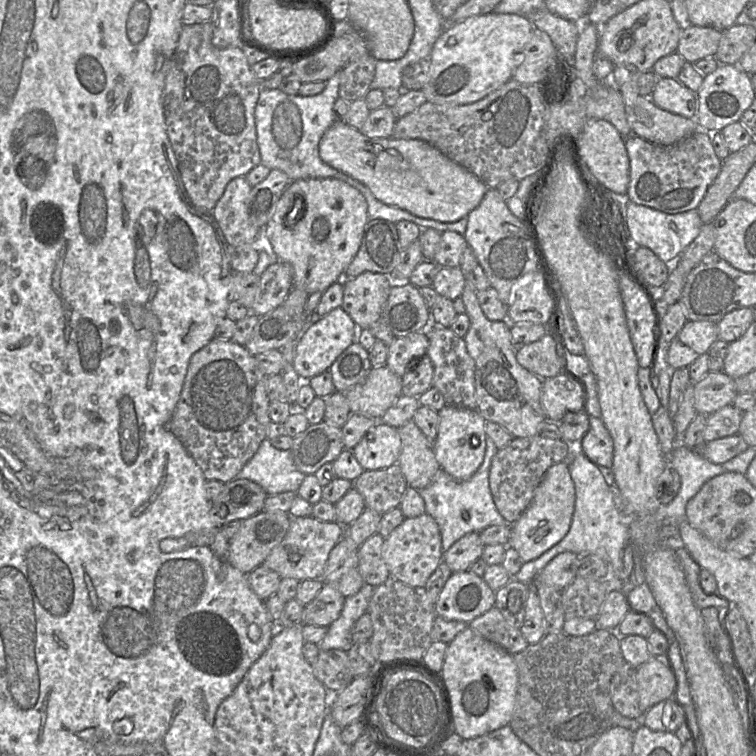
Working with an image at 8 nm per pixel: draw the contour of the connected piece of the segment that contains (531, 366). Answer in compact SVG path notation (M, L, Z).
M548 334L516 352L518 363L541 379L557 376L564 370L556 341Z

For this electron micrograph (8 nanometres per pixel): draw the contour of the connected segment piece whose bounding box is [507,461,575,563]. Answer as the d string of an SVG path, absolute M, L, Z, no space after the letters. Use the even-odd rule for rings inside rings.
M568 461L552 465L535 490L527 509L511 525L511 536L507 546L513 547L523 563L540 557L561 541L568 533L575 509L575 484L572 480Z

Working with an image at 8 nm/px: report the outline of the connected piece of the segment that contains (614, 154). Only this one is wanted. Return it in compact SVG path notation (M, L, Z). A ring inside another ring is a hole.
M589 118L577 139L579 151L589 173L606 189L617 195L625 195L629 179L629 157L625 147L626 138L608 121Z

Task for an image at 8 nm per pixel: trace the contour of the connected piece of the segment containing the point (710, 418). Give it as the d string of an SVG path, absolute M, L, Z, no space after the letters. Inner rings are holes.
M727 405L707 415L703 433L705 442L738 434L743 412L734 405Z

